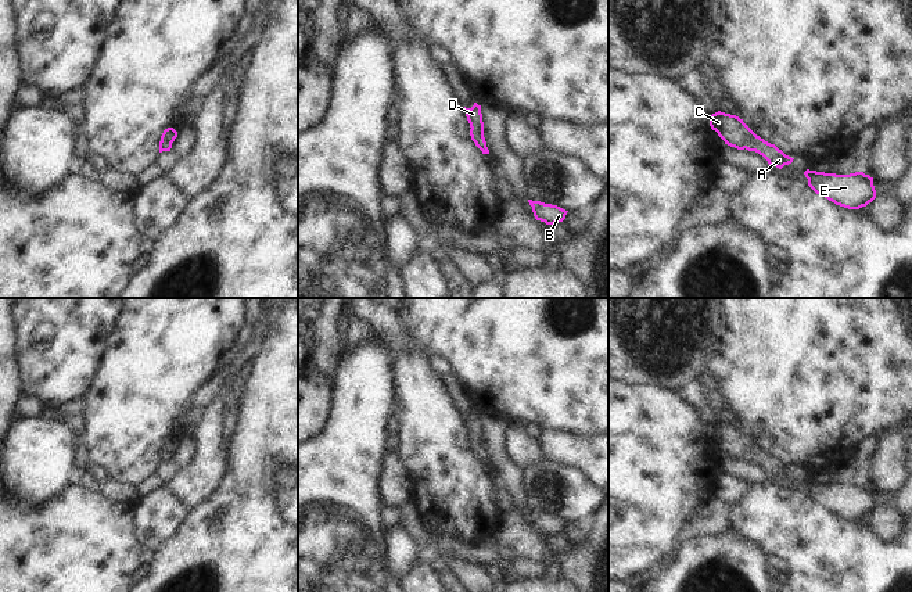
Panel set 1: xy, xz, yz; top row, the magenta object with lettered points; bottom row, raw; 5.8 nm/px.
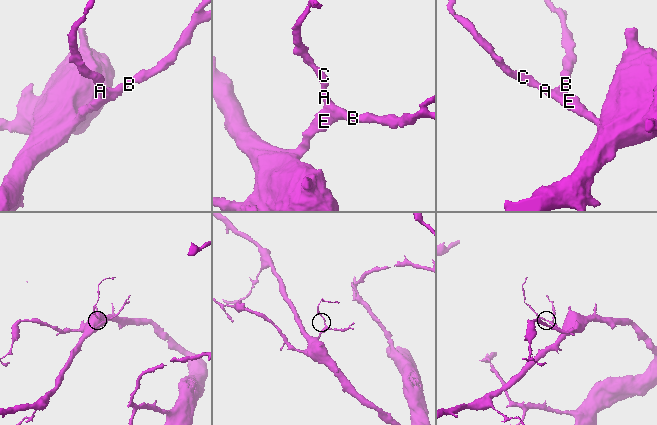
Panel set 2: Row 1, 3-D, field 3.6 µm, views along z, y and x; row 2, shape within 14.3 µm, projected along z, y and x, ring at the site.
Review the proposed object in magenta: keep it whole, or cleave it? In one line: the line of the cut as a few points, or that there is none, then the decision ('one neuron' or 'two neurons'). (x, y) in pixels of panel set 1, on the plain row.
no cut | one neuron

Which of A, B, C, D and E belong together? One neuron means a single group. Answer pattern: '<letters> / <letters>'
A B C D E

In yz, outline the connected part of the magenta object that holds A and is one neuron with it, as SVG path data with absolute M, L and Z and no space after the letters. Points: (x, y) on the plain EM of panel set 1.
M715 423L710 426L710 437L718 444L725 455L737 460L755 462L762 466L771 477L782 480L793 473L794 469L786 466L775 455L771 455L757 446L744 433L736 426Z

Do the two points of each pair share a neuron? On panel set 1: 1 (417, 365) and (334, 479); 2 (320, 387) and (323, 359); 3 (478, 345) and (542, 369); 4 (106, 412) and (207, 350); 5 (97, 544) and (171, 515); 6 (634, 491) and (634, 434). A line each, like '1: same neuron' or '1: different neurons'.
1: different neurons
2: different neurons
3: same neuron
4: same neuron
5: different neurons
6: same neuron

